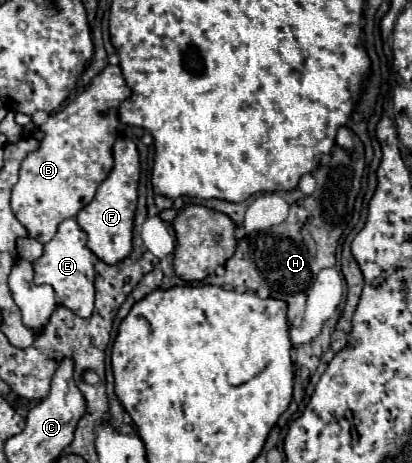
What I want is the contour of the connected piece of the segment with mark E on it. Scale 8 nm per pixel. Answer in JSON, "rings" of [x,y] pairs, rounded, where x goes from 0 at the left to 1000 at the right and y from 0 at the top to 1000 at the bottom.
{"rings":[[[180,471],[146,484],[136,510],[107,527],[107,549],[78,566],[83,609],[121,613],[136,631],[141,657],[160,661],[199,687],[218,687],[228,670],[228,549],[209,531],[209,505]]]}

